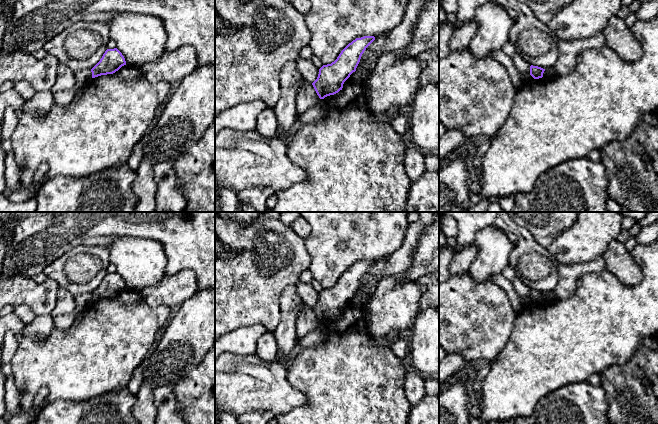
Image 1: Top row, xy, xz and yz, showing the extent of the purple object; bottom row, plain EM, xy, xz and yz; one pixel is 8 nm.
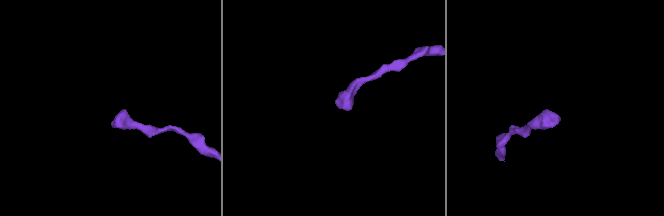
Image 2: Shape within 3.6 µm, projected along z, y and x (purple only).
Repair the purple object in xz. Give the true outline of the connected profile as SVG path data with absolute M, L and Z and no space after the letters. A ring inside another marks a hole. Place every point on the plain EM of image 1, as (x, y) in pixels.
M374 260L356 262L341 275L334 286L319 293L318 301L312 309L320 323L342 314L344 306L356 295L362 278L374 264Z

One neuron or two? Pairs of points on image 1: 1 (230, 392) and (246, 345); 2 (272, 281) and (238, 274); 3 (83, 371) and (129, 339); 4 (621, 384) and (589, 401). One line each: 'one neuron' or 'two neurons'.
1: two neurons
2: one neuron
3: one neuron
4: two neurons

